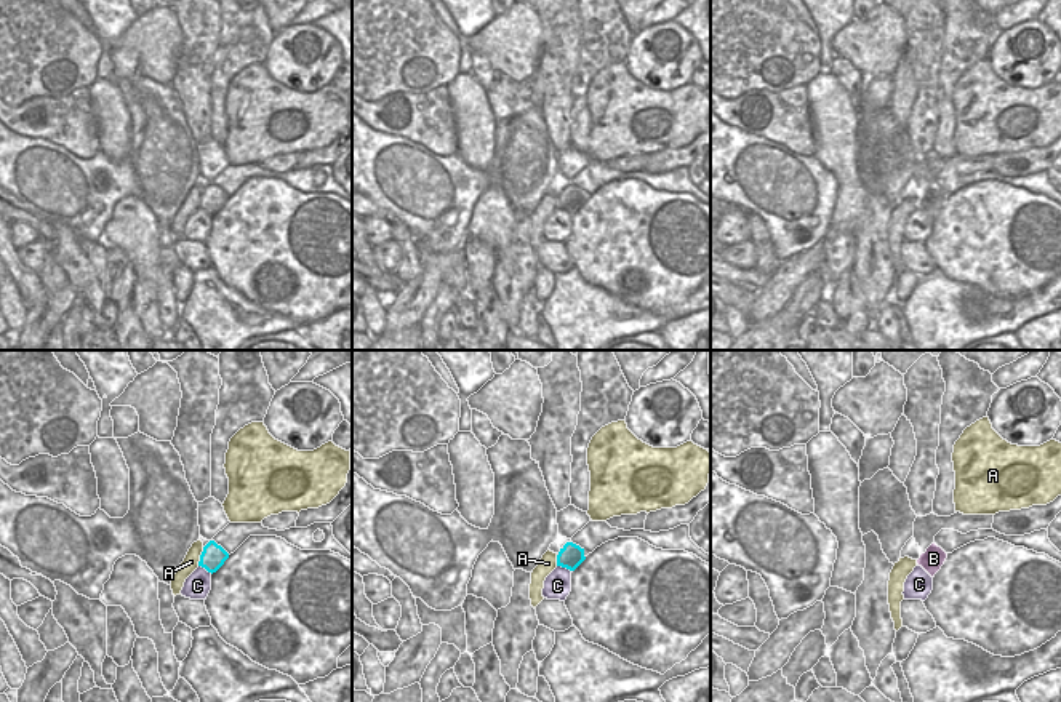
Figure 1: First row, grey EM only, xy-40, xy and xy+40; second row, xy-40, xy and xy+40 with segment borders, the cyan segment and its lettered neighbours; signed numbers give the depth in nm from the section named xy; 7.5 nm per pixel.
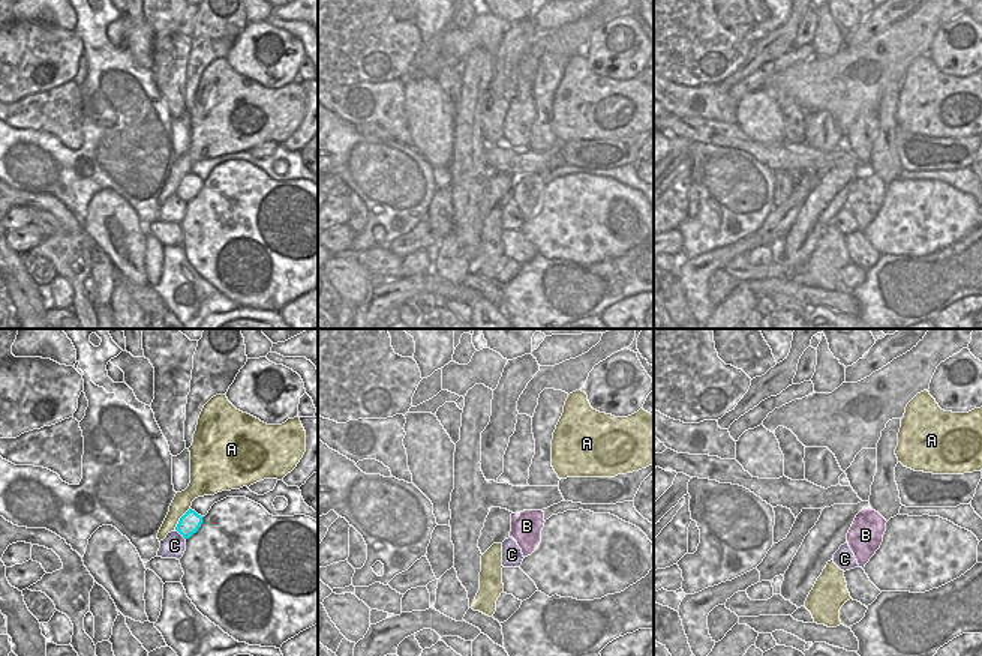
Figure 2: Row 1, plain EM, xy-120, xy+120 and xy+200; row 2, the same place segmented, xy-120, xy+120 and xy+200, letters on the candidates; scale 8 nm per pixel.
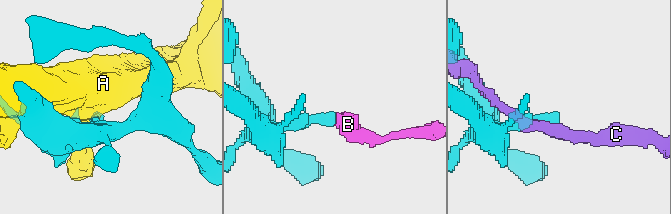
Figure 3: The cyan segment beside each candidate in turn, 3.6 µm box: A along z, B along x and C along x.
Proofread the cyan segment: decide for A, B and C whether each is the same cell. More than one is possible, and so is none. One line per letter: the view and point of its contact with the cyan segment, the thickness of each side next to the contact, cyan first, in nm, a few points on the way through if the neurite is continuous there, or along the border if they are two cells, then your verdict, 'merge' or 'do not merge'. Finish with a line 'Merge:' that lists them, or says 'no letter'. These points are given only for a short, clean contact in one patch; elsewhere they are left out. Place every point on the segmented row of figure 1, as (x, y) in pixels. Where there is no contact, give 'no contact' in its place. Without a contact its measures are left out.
A: contact xy-40 (200, 557); calibres 180 and 120 nm; do not merge
B: no contact; do not merge
C: contact xy (564, 566); calibres 180 and 220 nm; do not merge
Merge: no letter

